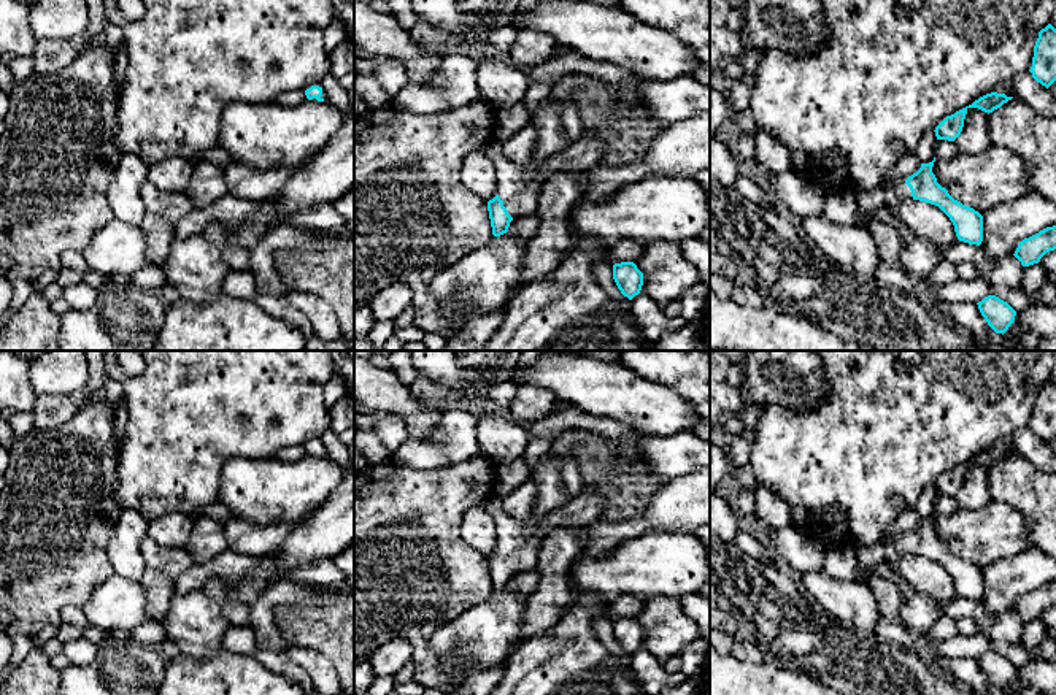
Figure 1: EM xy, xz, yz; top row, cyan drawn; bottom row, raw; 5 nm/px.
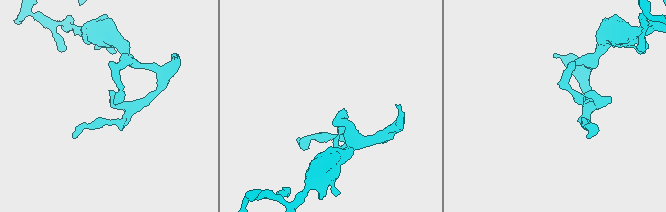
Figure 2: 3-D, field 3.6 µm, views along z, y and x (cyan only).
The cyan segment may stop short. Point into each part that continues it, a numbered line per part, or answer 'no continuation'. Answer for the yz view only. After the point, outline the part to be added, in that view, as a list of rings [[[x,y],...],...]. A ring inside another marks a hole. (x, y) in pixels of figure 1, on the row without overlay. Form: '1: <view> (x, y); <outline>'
1: yz (867, 557); [[[905,536],[897,538],[889,546],[881,546],[880,543],[877,543],[875,546],[870,547],[856,549],[856,559],[861,566],[859,582],[867,584],[865,573],[872,571],[875,565],[888,562],[891,559],[900,559],[908,554],[913,552]]]

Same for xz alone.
1: xz (518, 545); [[[586,487],[545,516],[537,528],[527,528],[524,522],[503,513],[500,497],[492,495],[481,505],[497,524],[497,551],[513,574],[537,568],[538,547],[554,528],[588,528],[600,516],[603,506],[605,497],[597,489]]]

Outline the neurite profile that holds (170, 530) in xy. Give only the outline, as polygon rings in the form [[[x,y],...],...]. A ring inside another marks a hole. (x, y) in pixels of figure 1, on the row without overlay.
[[[170,513],[148,524],[146,536],[162,547],[184,547],[194,527],[194,517],[183,513]]]

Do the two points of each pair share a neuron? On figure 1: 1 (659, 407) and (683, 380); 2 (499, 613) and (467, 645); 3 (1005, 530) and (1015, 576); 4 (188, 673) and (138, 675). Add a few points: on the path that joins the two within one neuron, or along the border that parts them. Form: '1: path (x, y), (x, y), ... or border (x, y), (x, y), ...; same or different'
1: border (639, 375), (672, 387), (693, 408); different
2: path (491, 621), (475, 637); same
3: border (1029, 548), (1002, 556), (982, 570); different
4: border (165, 662), (165, 675), (162, 678); different

